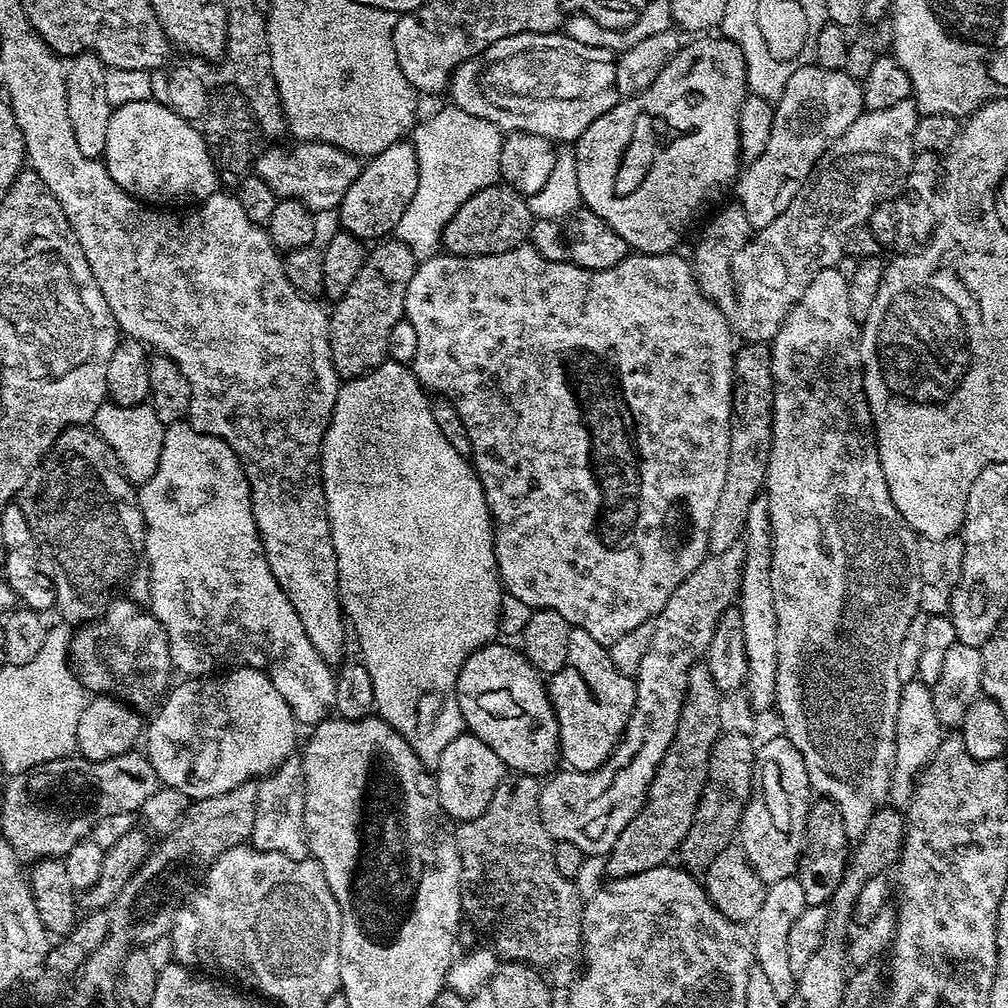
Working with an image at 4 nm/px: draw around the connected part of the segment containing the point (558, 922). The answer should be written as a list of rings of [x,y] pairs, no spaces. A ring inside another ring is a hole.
[[[523,774],[505,775],[501,784],[494,790],[490,804],[486,806],[486,810],[479,814],[473,820],[465,820],[457,823],[454,828],[454,839],[456,849],[460,855],[460,907],[463,915],[477,928],[480,932],[488,935],[487,943],[494,949],[497,957],[503,958],[505,961],[515,961],[518,964],[525,964],[530,968],[539,970],[553,985],[565,984],[571,985],[577,979],[578,969],[582,964],[582,945],[580,943],[580,935],[582,934],[582,896],[580,900],[580,892],[575,888],[573,881],[567,876],[563,876],[558,871],[558,865],[554,862],[554,841],[550,833],[542,826],[542,818],[540,817],[540,785],[541,781],[534,776],[526,776]]]

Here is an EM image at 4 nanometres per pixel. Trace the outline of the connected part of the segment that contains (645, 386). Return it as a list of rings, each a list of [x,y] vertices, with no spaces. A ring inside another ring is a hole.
[[[521,246],[506,250],[505,253],[490,254],[489,256],[453,256],[449,254],[437,254],[421,259],[414,270],[414,278],[410,278],[410,286],[406,286],[406,302],[404,314],[406,319],[414,326],[418,334],[418,350],[416,357],[410,363],[411,370],[416,376],[420,387],[432,394],[443,394],[448,401],[458,410],[458,418],[462,418],[462,426],[466,426],[466,434],[472,443],[471,463],[476,470],[476,477],[480,479],[480,485],[484,491],[484,497],[488,503],[488,510],[492,514],[494,531],[494,554],[496,565],[500,571],[500,583],[507,595],[526,602],[531,608],[545,608],[546,610],[558,610],[562,618],[572,625],[573,629],[585,632],[592,640],[580,640],[573,638],[570,642],[570,650],[566,650],[566,666],[562,670],[551,673],[547,681],[548,697],[552,703],[552,709],[558,722],[558,738],[560,739],[560,754],[565,764],[574,772],[592,772],[600,768],[608,760],[608,756],[620,743],[624,735],[624,728],[628,725],[630,714],[634,710],[634,698],[636,697],[635,679],[618,670],[610,658],[608,648],[622,634],[634,630],[634,626],[642,626],[642,622],[655,620],[656,616],[666,606],[670,594],[680,583],[688,577],[701,562],[709,555],[708,531],[710,522],[714,518],[714,509],[718,507],[718,497],[722,494],[722,486],[726,483],[726,462],[730,454],[730,426],[732,425],[732,357],[734,355],[734,332],[730,327],[730,320],[720,307],[698,286],[696,273],[690,270],[687,259],[684,260],[677,254],[661,254],[650,256],[647,254],[629,254],[616,266],[604,270],[592,270],[580,268],[578,265],[562,261],[548,261],[542,253],[533,246]],[[600,332],[598,342],[592,348],[592,340],[596,340],[596,334]],[[712,356],[712,392],[724,399],[724,404],[712,400],[710,393],[704,389],[704,360]],[[577,442],[584,451],[584,462],[580,460],[564,462],[563,456],[570,452],[570,446]],[[652,468],[652,476],[664,476],[664,480],[656,480],[656,492],[664,492],[668,484],[676,488],[676,492],[684,492],[688,496],[688,504],[684,498],[678,498],[670,502],[666,512],[662,514],[662,522],[658,524],[654,538],[670,538],[668,544],[644,544],[640,552],[632,552],[632,560],[616,560],[612,552],[604,552],[600,544],[595,544],[596,535],[601,532],[604,536],[612,536],[612,516],[630,516],[620,514],[626,510],[620,510],[620,504],[630,504],[628,500],[636,500],[636,488],[644,488],[642,472],[648,472]],[[582,499],[592,500],[593,512],[586,506],[582,506]],[[562,526],[568,536],[572,536],[572,550],[580,554],[576,560],[568,560],[568,564],[562,568]]]

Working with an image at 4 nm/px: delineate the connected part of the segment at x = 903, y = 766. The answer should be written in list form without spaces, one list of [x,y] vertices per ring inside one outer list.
[[[920,679],[911,680],[903,685],[900,690],[898,702],[898,722],[896,723],[896,745],[894,746],[894,766],[890,774],[890,786],[888,787],[888,800],[893,805],[907,805],[912,797],[912,791],[916,789],[916,781],[925,764],[934,758],[938,746],[946,737],[938,714],[934,714],[934,698],[929,685]]]

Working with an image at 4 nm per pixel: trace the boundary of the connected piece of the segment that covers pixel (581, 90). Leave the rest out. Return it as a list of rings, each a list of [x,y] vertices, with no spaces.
[[[676,30],[654,34],[638,42],[638,46],[617,53],[582,46],[582,42],[574,42],[556,32],[523,32],[507,36],[456,67],[450,85],[451,103],[466,110],[466,114],[474,114],[474,118],[486,118],[486,122],[498,126],[505,133],[529,132],[553,142],[575,142],[590,122],[618,106],[621,100],[647,88],[648,83],[668,65],[668,59],[682,47],[679,35],[681,33]]]

